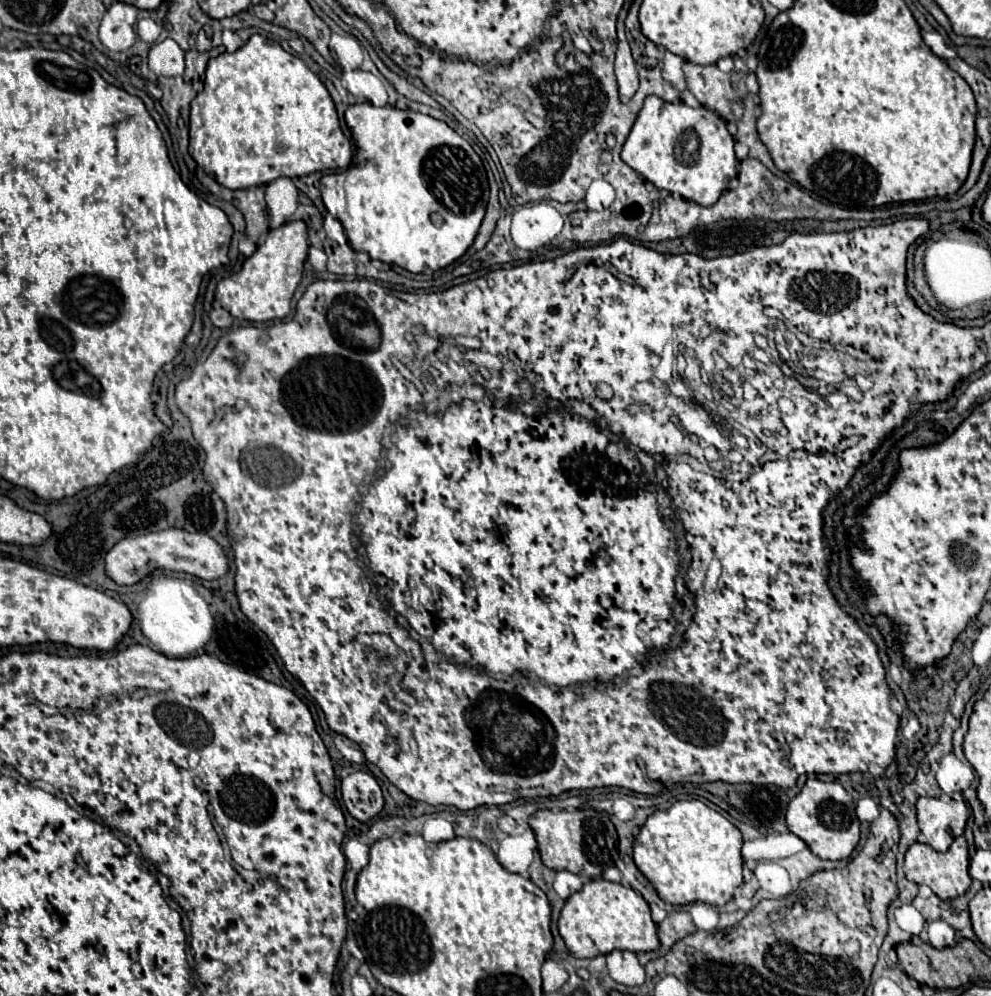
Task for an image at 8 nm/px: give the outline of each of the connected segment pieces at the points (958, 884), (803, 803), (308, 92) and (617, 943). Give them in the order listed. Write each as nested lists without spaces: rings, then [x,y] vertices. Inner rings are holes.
[[[963,836],[955,838],[947,852],[935,852],[931,846],[915,842],[909,846],[905,854],[905,876],[907,880],[915,884],[929,886],[941,900],[953,900],[957,896],[963,896],[967,888],[971,886],[971,876],[967,872],[969,868],[969,854],[967,854],[967,842]]]
[[[809,778],[801,792],[787,806],[787,828],[805,840],[813,854],[823,860],[849,858],[859,842],[859,820],[855,816],[853,800],[837,782],[821,782]]]
[[[253,34],[237,52],[225,52],[207,62],[205,88],[190,104],[189,138],[193,160],[231,190],[263,186],[279,176],[297,178],[317,170],[346,169],[353,161],[351,141],[341,132],[335,104],[323,82],[301,58],[259,34]]]
[[[589,880],[583,884],[583,888],[577,894],[565,900],[565,906],[561,908],[561,916],[559,916],[559,934],[575,958],[595,958],[601,954],[609,954],[613,950],[653,952],[659,948],[657,926],[651,920],[649,904],[643,900],[643,896],[629,886],[607,882],[607,880]]]

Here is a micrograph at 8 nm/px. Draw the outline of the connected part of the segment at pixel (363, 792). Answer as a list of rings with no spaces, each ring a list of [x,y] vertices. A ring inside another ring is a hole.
[[[351,772],[341,778],[341,796],[347,812],[367,822],[383,810],[383,794],[377,780],[367,772]]]

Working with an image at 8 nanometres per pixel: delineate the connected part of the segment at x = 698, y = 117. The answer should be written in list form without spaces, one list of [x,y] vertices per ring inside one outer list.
[[[649,96],[625,140],[621,160],[657,188],[681,194],[701,206],[713,206],[729,180],[737,176],[733,144],[727,122],[715,112],[703,106],[689,108],[683,102],[663,102],[659,96]]]

